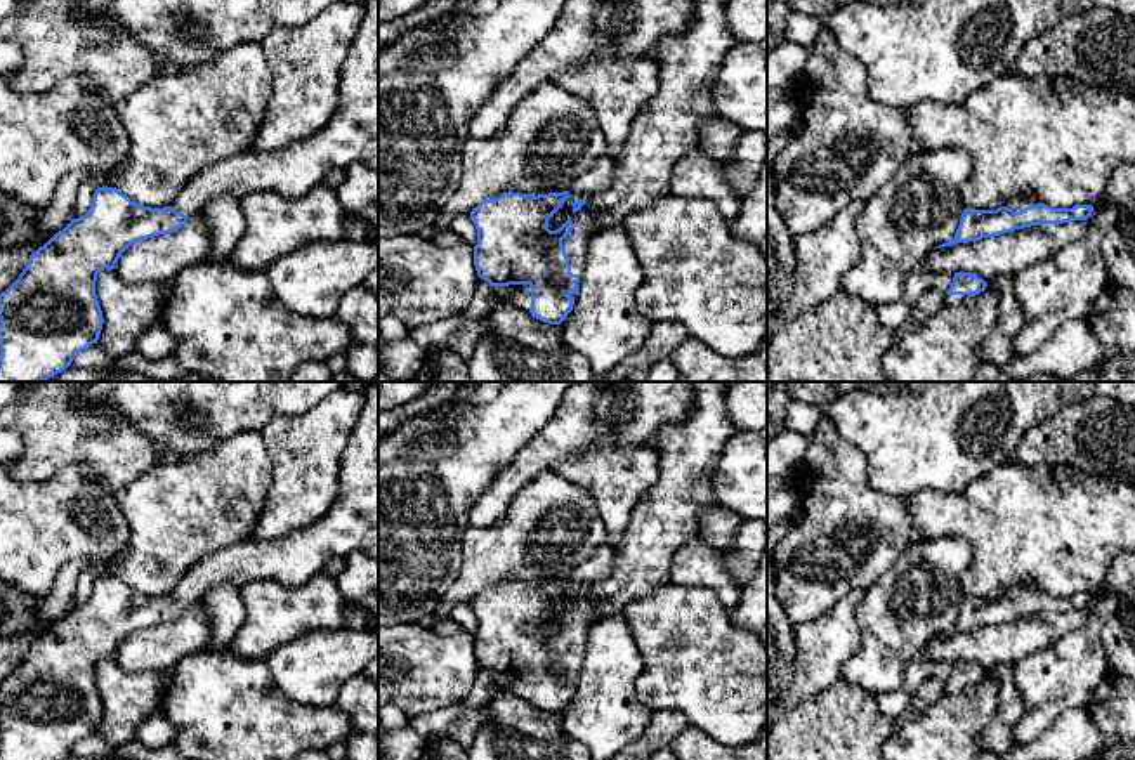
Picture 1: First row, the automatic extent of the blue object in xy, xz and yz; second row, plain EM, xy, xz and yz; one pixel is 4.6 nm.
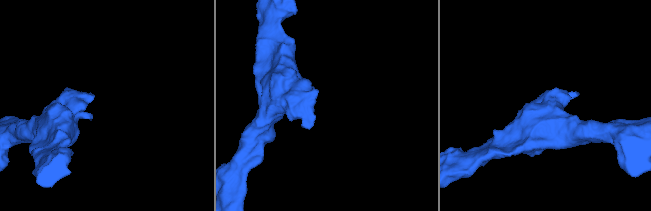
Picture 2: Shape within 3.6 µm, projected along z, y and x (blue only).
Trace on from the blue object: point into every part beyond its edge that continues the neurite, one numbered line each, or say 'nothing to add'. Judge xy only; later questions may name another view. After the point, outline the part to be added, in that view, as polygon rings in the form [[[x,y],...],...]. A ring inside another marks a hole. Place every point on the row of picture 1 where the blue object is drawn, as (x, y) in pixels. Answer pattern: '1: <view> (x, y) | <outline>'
1: xy (351, 136) | [[[364,0],[364,17],[340,68],[338,108],[321,130],[278,151],[250,149],[198,172],[170,206],[191,219],[219,196],[241,200],[257,191],[271,191],[299,200],[323,182],[330,170],[347,170],[356,163],[378,168],[378,0]]]

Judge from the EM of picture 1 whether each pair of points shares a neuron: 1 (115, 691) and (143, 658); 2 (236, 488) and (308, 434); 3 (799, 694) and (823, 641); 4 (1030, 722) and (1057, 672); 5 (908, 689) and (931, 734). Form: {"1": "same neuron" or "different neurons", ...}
{"1": "different neurons", "2": "different neurons", "3": "same neuron", "4": "same neuron", "5": "different neurons"}

